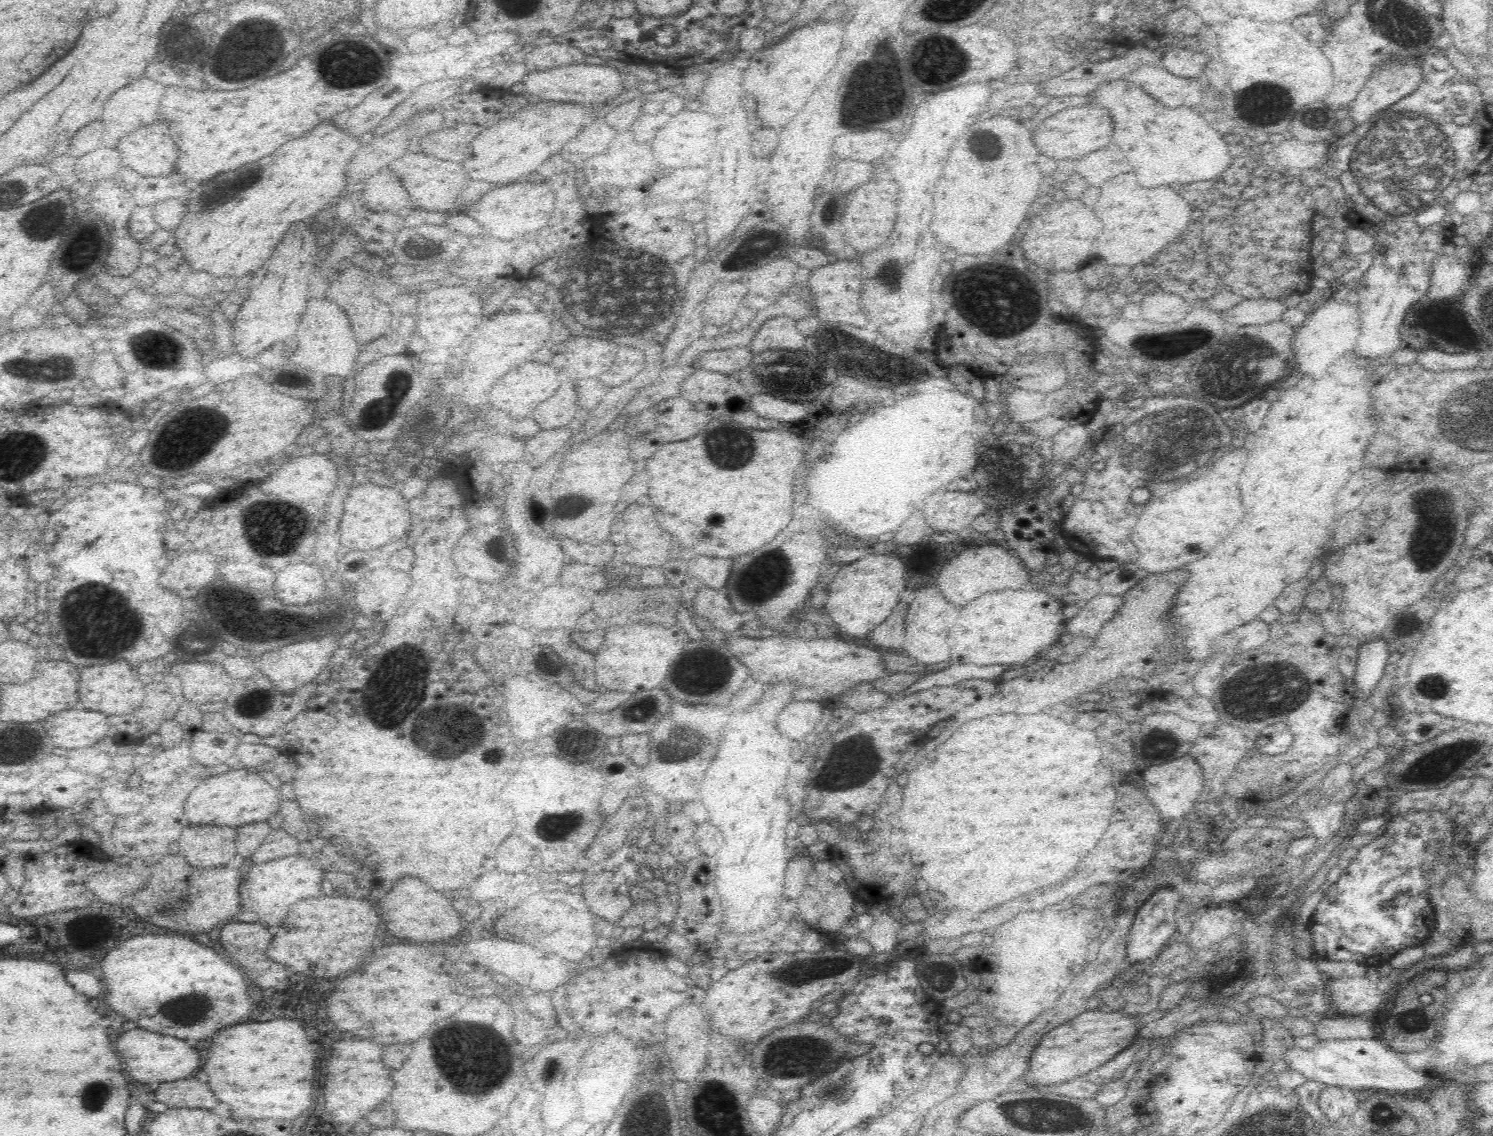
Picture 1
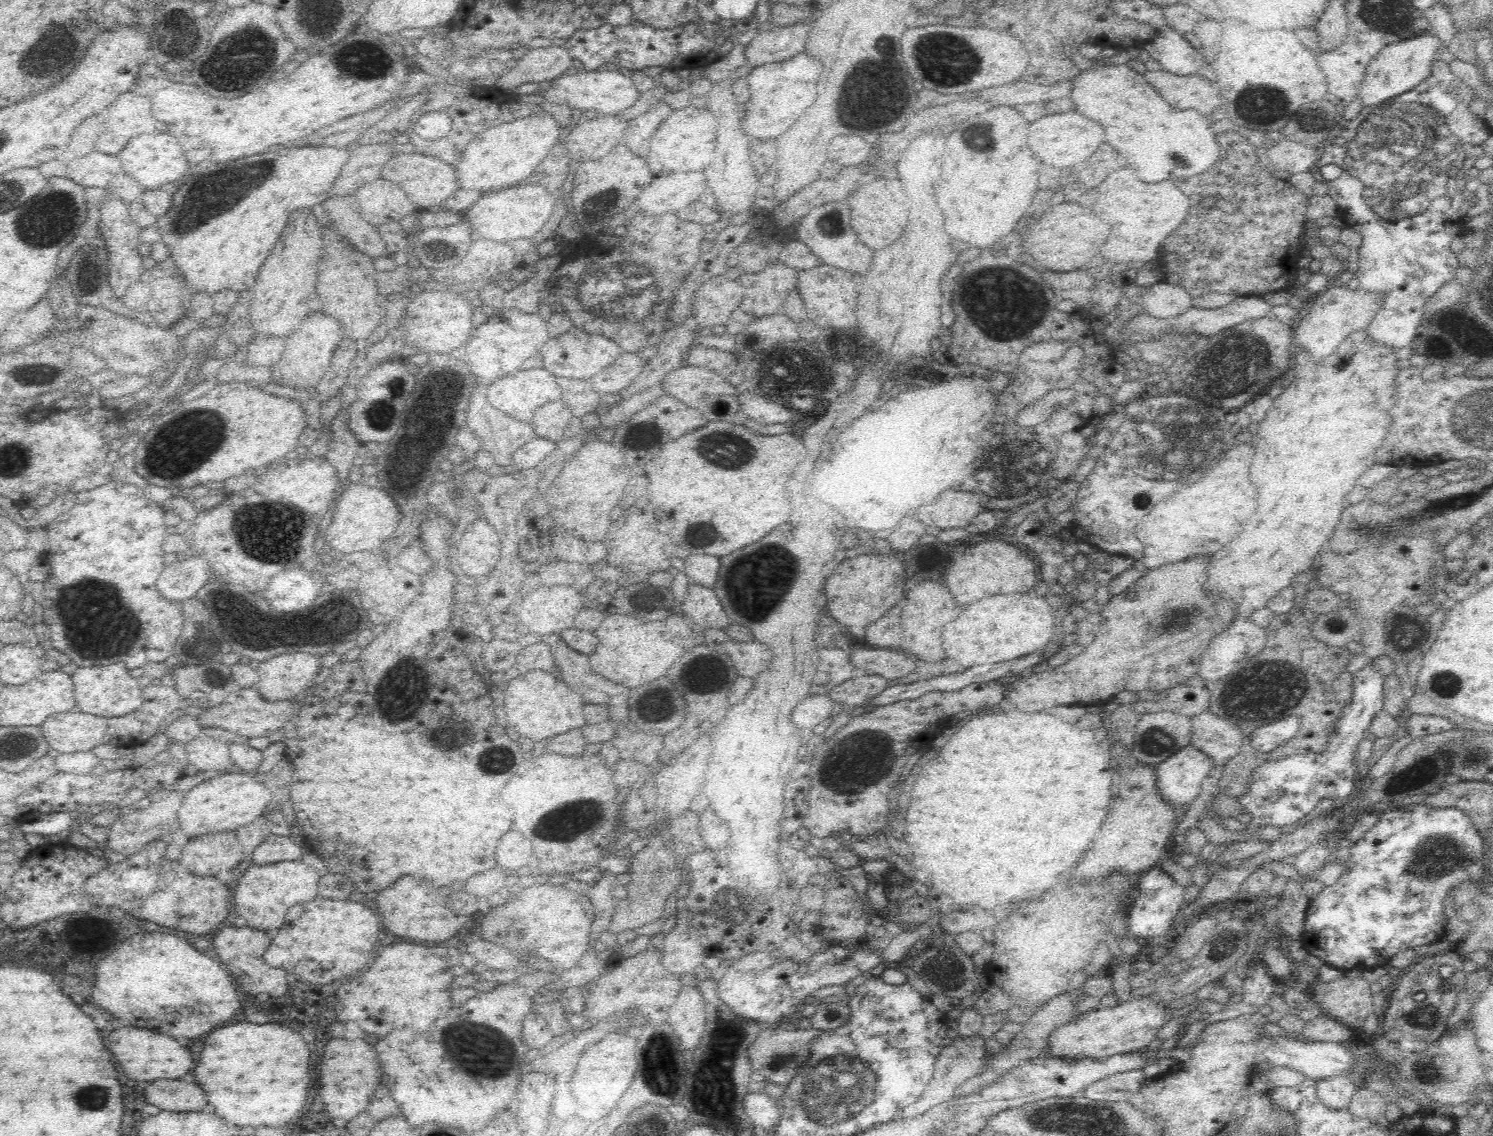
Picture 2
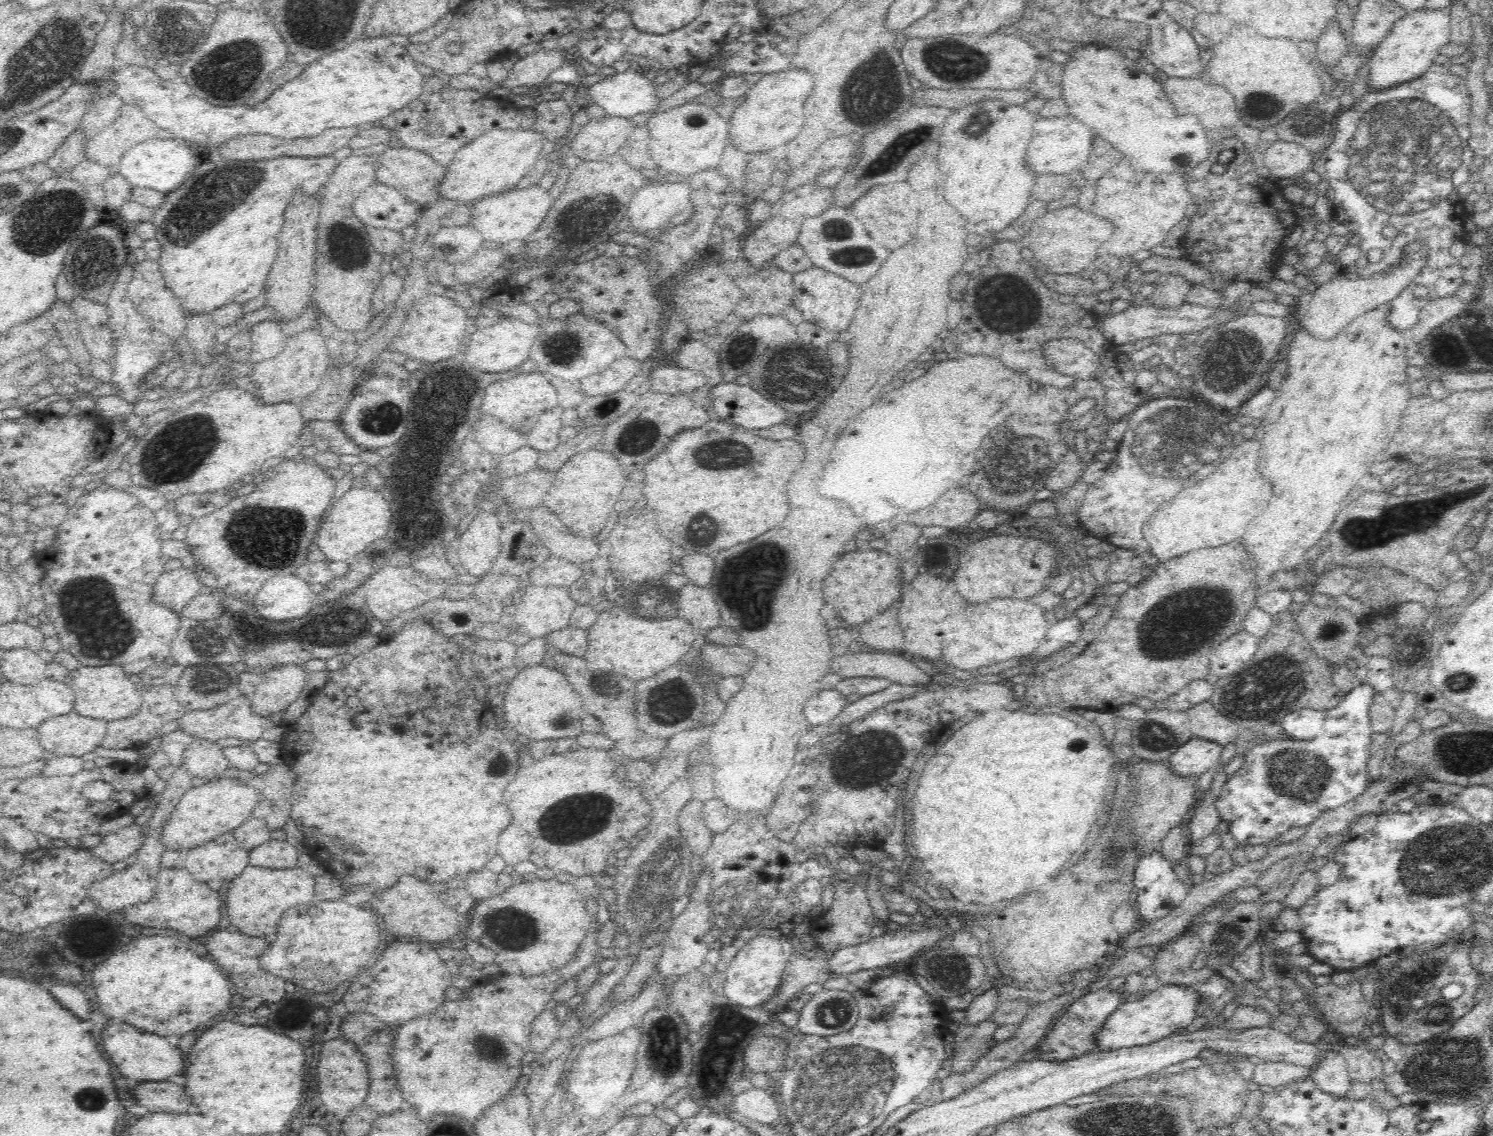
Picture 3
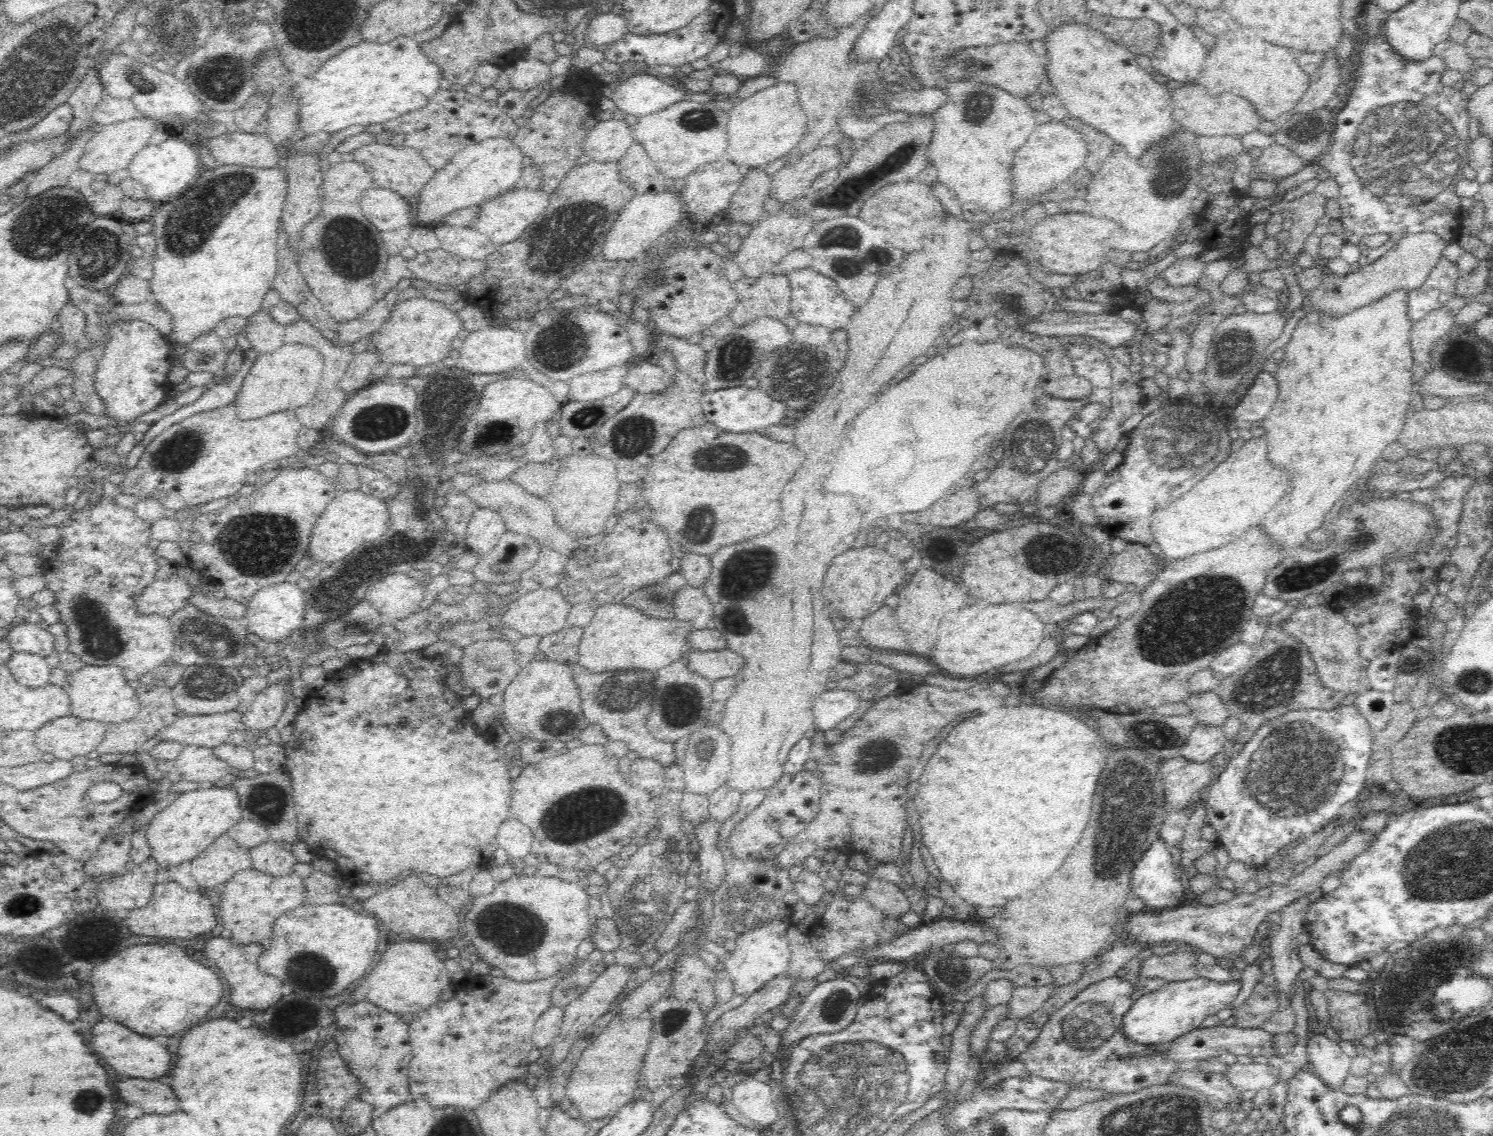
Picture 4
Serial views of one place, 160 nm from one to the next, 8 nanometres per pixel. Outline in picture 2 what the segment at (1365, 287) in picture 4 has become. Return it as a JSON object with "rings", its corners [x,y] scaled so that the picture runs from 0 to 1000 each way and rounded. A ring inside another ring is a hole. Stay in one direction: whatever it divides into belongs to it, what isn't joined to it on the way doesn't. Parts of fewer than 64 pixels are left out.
{"rings":[[[895,248],[891,249],[884,258],[877,264],[881,264],[880,269],[877,271],[876,278],[869,285],[869,290],[867,292],[867,301],[876,308],[879,312],[880,319],[887,317],[889,312],[895,310],[895,306],[902,299],[906,292],[914,290],[919,278],[926,271],[927,259],[920,259],[920,257],[911,257],[911,255],[903,255],[902,250]]]}

